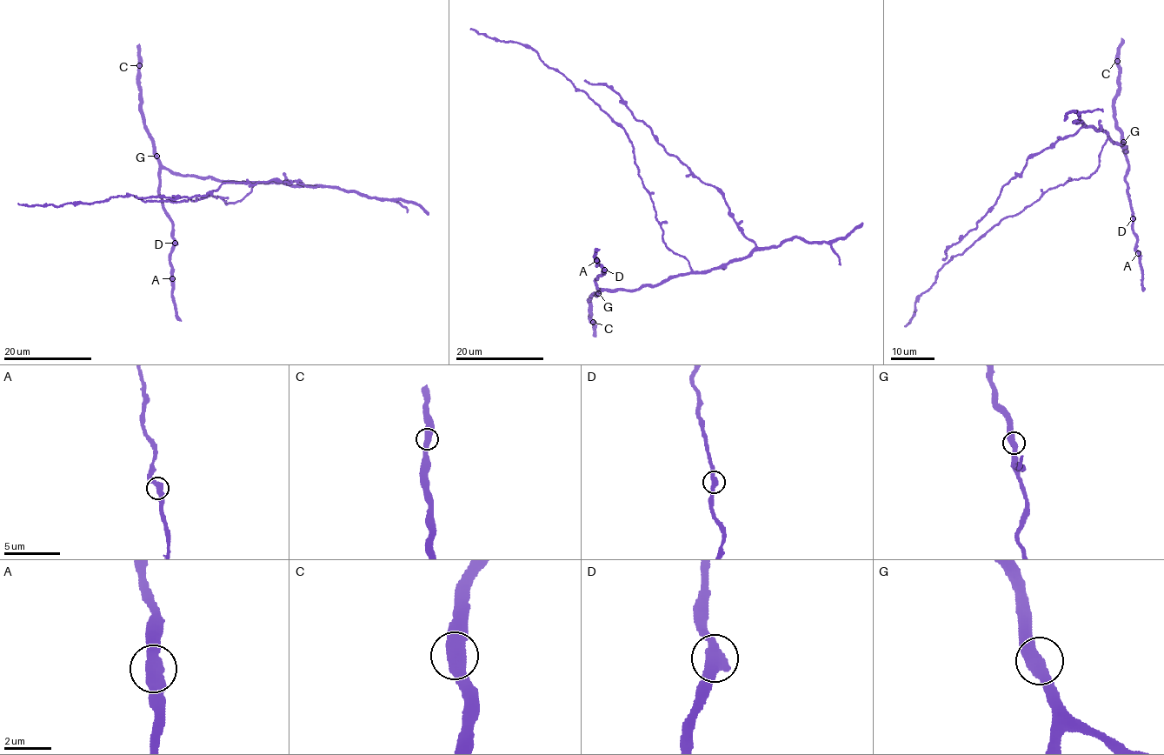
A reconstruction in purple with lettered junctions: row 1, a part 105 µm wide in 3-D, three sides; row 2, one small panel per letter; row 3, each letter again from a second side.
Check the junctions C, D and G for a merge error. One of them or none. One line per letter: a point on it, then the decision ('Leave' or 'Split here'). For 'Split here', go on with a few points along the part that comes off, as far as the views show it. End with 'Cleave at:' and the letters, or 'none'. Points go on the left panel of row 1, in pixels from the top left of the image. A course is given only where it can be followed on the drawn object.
C: Place: (139, 65). Leave
D: Place: (175, 243). Leave
G: Place: (156, 156). Leave
Cleave at: none

